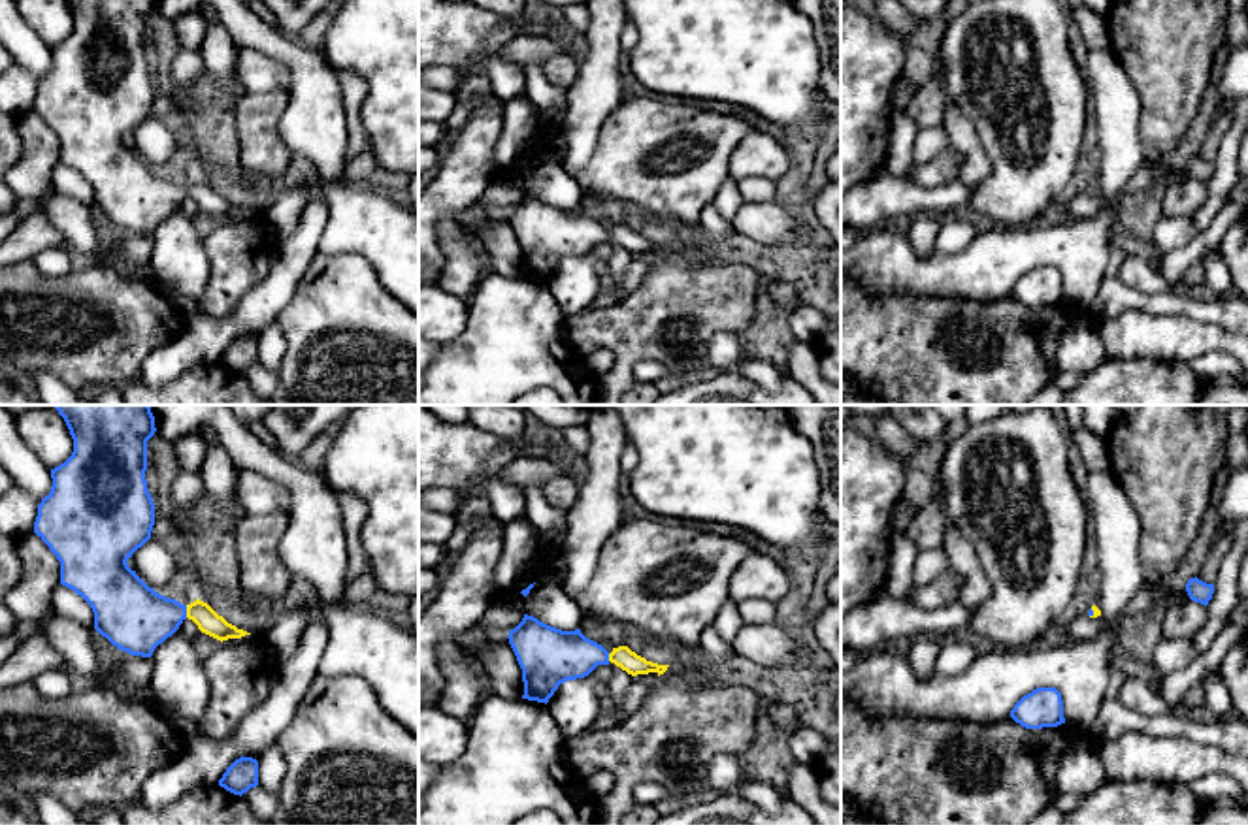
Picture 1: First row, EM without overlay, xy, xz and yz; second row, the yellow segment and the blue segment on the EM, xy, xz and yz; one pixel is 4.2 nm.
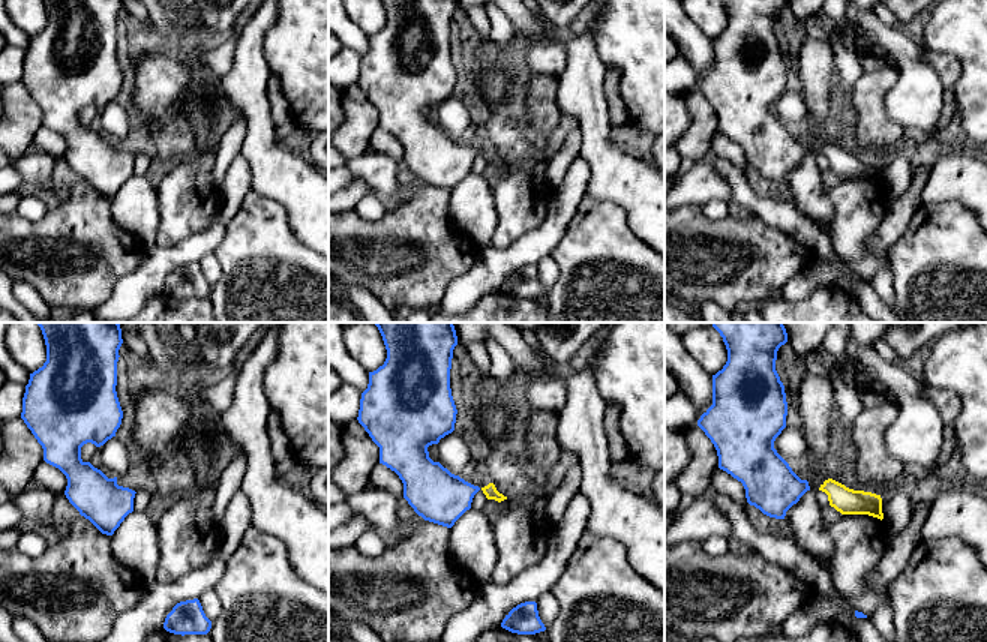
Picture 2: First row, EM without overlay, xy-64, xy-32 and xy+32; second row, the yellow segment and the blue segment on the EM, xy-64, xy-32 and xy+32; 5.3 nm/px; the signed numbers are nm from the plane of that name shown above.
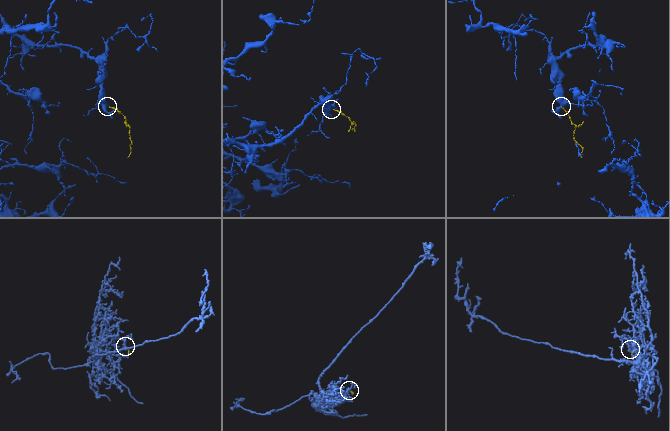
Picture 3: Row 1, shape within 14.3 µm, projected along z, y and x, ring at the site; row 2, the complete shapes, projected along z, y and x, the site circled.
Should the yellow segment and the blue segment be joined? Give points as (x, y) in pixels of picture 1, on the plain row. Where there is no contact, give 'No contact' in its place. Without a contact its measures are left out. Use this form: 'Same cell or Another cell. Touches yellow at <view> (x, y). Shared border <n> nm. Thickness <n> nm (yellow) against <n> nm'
Same cell. Touches yellow at xy (187, 189). Shared border 60 nm. Thickness 100 nm (yellow) against 300 nm

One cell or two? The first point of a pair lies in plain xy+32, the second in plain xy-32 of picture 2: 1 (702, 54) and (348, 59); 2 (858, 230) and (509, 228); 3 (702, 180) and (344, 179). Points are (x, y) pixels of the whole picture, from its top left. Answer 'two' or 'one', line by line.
1: two
2: one
3: two

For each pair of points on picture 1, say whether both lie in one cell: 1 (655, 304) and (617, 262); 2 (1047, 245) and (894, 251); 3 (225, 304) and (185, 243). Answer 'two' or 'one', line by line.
1: two
2: one
3: two

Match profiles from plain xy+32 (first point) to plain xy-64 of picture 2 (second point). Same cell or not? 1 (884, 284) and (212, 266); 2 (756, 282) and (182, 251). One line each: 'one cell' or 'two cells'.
1: one cell
2: two cells

